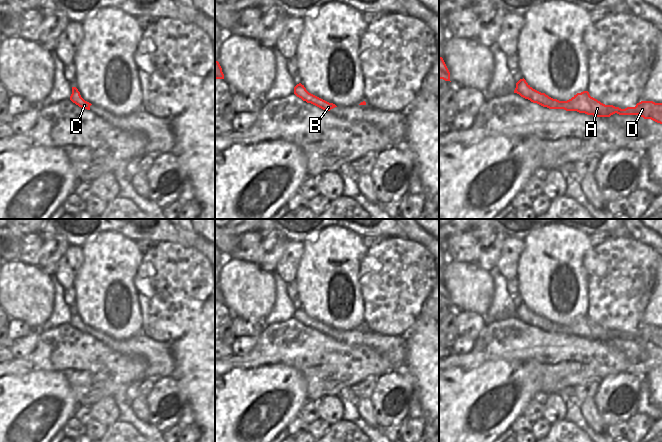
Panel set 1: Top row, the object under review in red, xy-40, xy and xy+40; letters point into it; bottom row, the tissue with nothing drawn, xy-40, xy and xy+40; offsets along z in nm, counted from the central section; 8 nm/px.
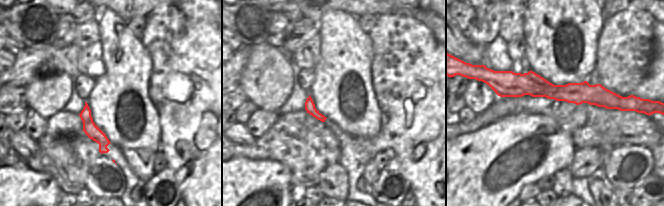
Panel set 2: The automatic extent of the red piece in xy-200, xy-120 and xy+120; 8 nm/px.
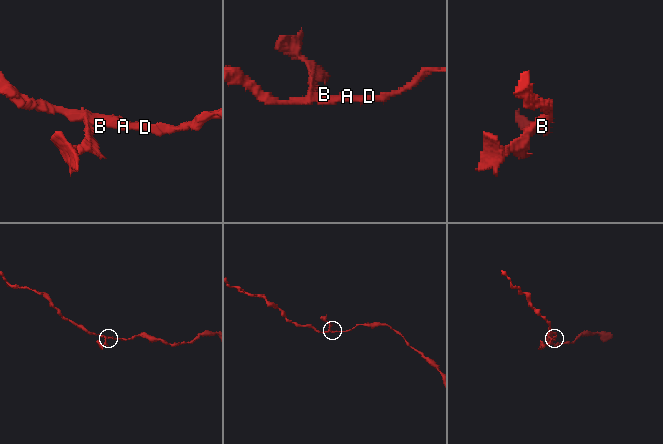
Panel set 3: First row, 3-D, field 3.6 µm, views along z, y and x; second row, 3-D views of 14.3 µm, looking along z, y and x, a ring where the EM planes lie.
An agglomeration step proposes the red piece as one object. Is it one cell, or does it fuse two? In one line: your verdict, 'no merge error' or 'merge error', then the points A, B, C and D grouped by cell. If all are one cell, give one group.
merge error; groups A B D / C

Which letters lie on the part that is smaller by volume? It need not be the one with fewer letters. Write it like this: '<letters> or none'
C

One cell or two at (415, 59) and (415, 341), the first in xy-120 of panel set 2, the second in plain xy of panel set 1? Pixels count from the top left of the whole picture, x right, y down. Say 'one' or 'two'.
one

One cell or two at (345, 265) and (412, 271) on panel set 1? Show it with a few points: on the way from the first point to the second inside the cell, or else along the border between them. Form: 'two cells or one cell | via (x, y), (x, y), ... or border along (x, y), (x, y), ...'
two cells | border along (366, 249), (366, 253), (359, 263), (359, 289)

